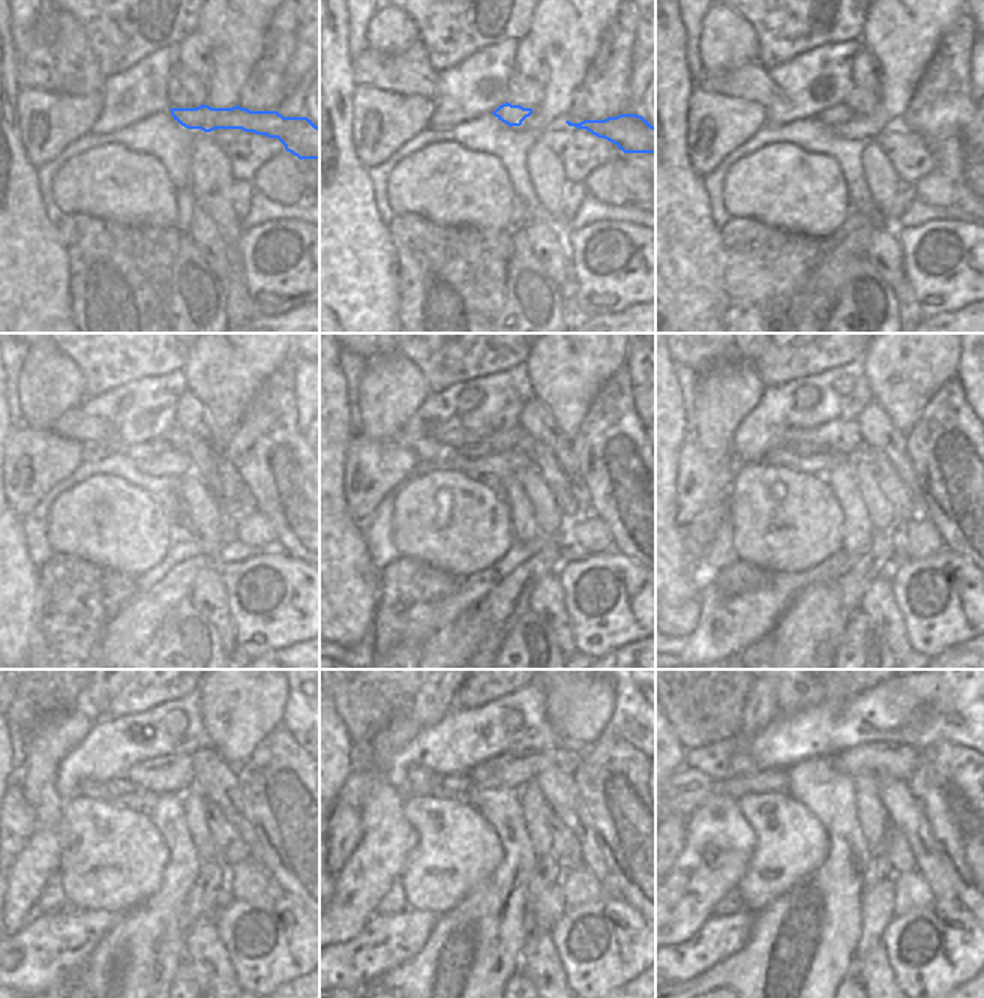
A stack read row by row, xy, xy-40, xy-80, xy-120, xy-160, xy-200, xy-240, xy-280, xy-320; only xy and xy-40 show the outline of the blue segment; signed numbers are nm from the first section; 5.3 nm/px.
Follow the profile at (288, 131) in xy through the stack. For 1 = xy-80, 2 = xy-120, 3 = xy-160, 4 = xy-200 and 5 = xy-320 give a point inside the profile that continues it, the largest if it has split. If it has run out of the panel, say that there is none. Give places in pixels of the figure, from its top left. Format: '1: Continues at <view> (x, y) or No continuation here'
1: Continues at xy-80 (840, 113)
2: Continues at xy-120 (152, 449)
3: Continues at xy-160 (473, 450)
4: Continues at xy-200 (801, 449)
5: Continues at xy-320 (687, 788).

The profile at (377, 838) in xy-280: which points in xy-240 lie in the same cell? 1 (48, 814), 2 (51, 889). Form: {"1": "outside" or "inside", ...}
{"1": "inside", "2": "outside"}

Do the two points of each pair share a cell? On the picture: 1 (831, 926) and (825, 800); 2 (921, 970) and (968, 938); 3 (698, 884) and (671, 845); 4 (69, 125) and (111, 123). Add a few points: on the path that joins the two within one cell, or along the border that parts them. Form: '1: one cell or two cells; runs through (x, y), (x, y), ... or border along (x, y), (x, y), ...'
1: one cell; runs through (831, 895), (840, 880), (840, 832)
2: one cell; runs through (936, 965), (953, 965), (954, 953)
3: two cells; border along (686, 820), (684, 847), (671, 868)
4: two cells; border along (102, 90), (102, 111), (89, 131)

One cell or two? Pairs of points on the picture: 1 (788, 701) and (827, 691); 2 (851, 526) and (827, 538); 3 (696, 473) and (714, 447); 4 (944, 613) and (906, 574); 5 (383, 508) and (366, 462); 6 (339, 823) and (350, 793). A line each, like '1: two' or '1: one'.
1: one
2: two
3: two
4: one
5: two
6: two

